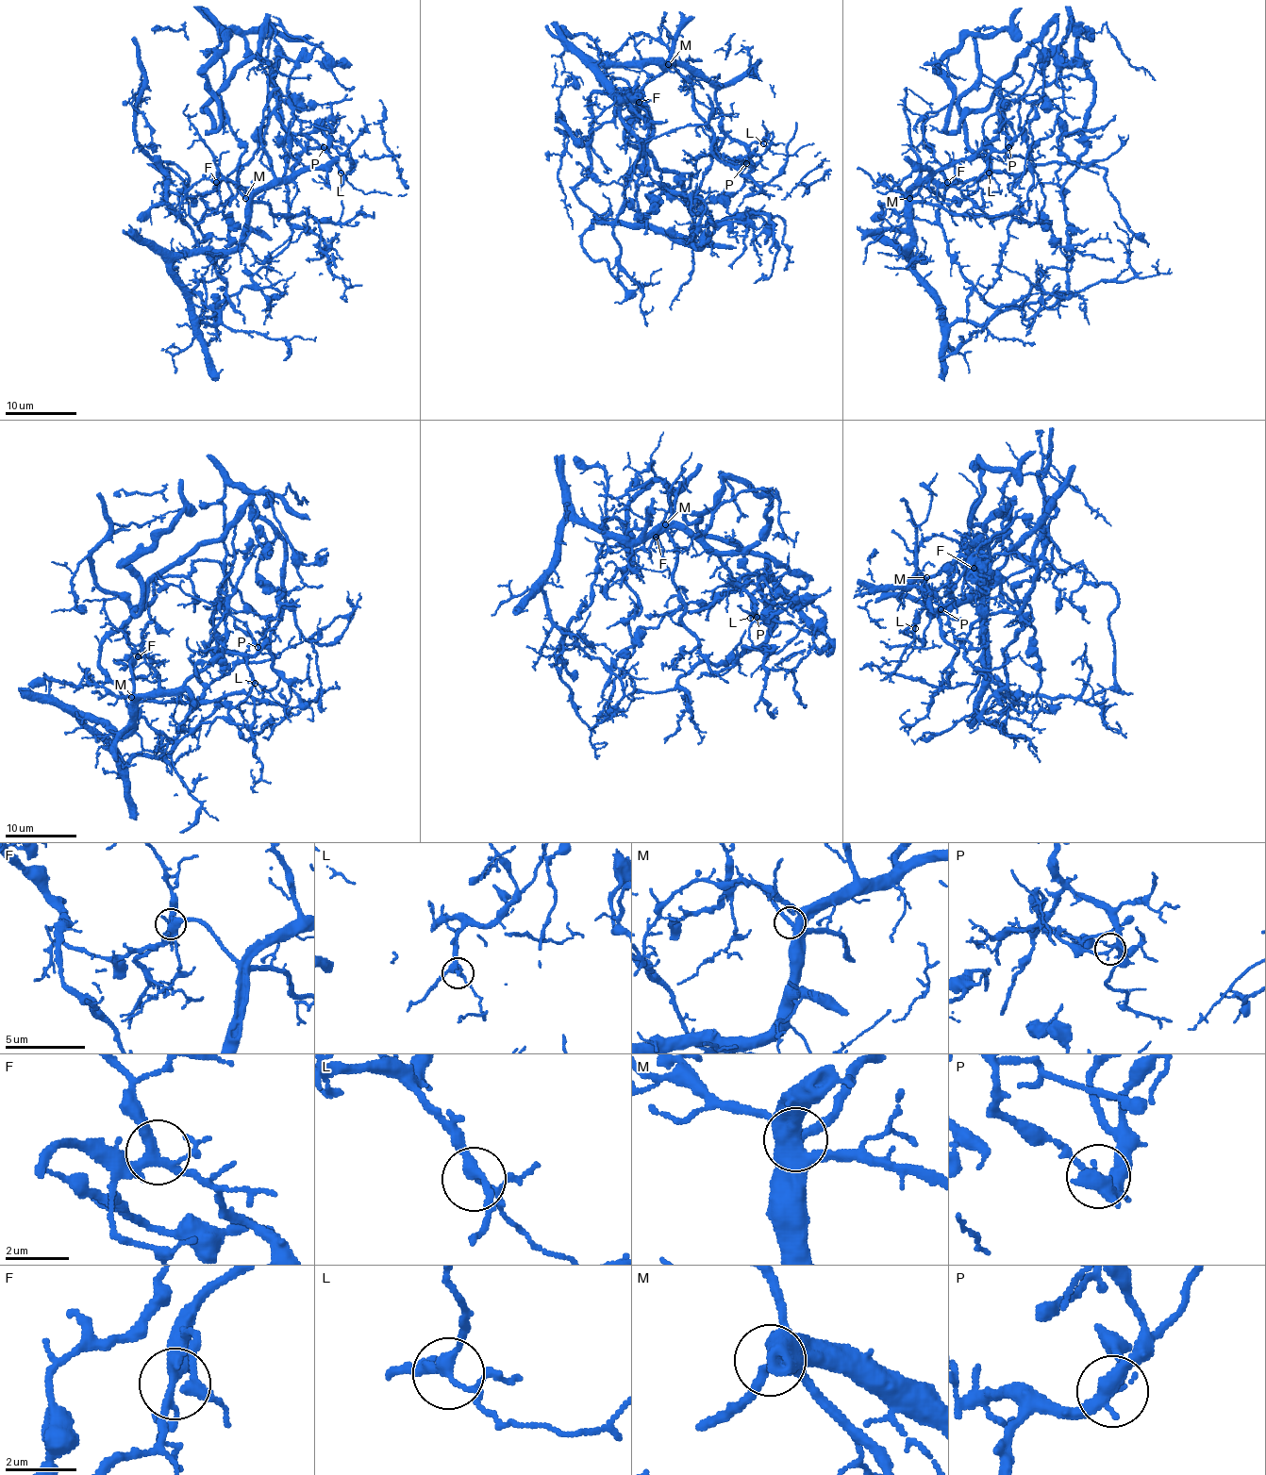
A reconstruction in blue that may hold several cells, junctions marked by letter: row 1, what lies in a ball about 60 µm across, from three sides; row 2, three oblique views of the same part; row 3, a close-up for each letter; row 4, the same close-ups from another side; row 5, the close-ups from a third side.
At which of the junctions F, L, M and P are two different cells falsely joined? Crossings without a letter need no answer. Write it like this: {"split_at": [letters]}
{"split_at": ["P"]}

